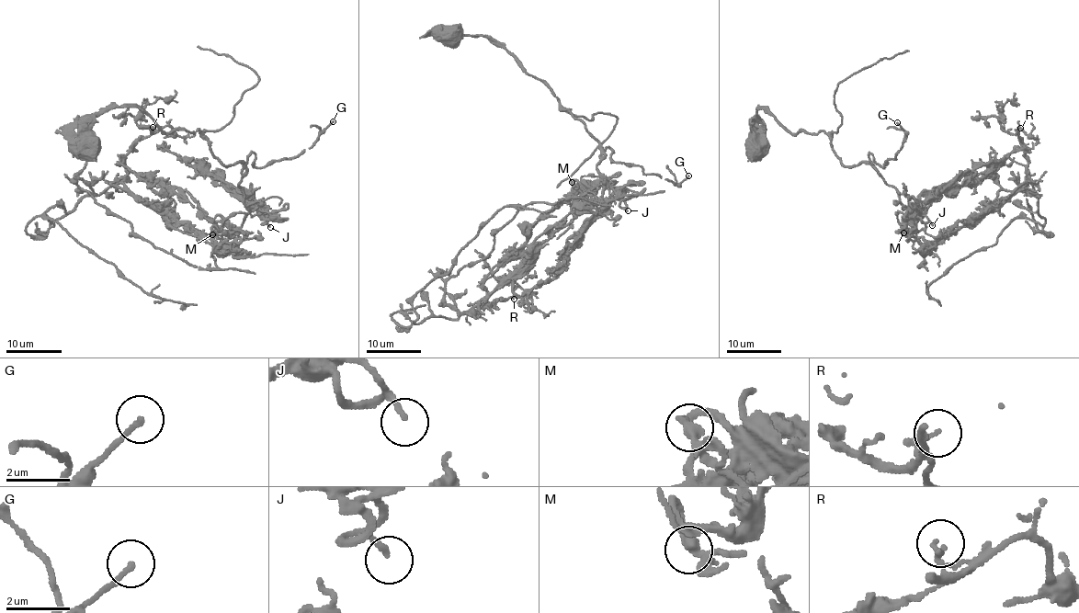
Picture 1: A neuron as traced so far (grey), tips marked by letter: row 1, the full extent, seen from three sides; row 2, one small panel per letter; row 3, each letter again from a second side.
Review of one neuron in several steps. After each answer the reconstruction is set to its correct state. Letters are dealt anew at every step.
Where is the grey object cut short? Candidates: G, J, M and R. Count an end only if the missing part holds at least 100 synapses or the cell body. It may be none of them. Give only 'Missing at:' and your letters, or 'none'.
Missing at: G

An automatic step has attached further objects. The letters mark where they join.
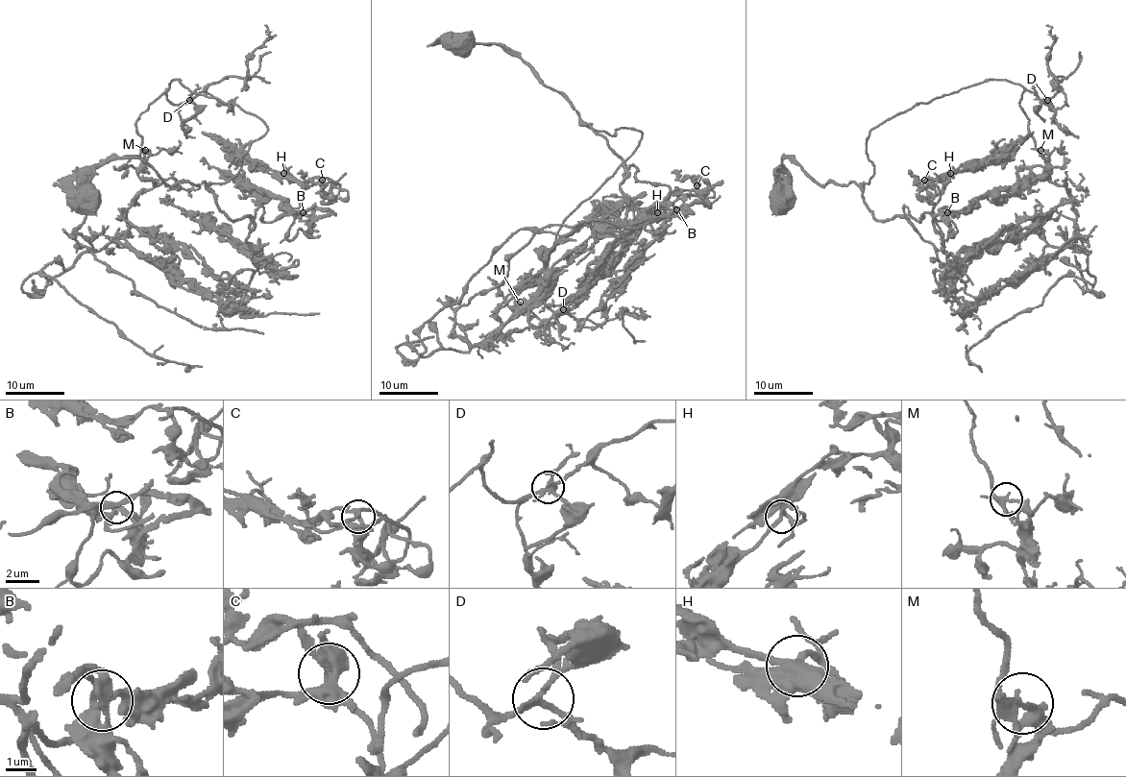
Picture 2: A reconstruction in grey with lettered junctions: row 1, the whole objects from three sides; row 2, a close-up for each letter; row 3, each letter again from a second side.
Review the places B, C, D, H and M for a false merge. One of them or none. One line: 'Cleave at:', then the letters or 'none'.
Cleave at: none

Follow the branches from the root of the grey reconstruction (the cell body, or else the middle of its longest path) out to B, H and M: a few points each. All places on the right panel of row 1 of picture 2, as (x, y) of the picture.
B: (786, 201), (783, 157), (820, 184), (853, 182), (878, 220), (928, 212), (946, 239), (947, 212)
H: (786, 201), (783, 157), (853, 182), (878, 220), (919, 222), (940, 197), (927, 178), (950, 173)
M: (786, 201), (783, 157), (820, 184), (868, 183), (872, 129), (991, 79), (1024, 87), (1019, 107), (1040, 150)

